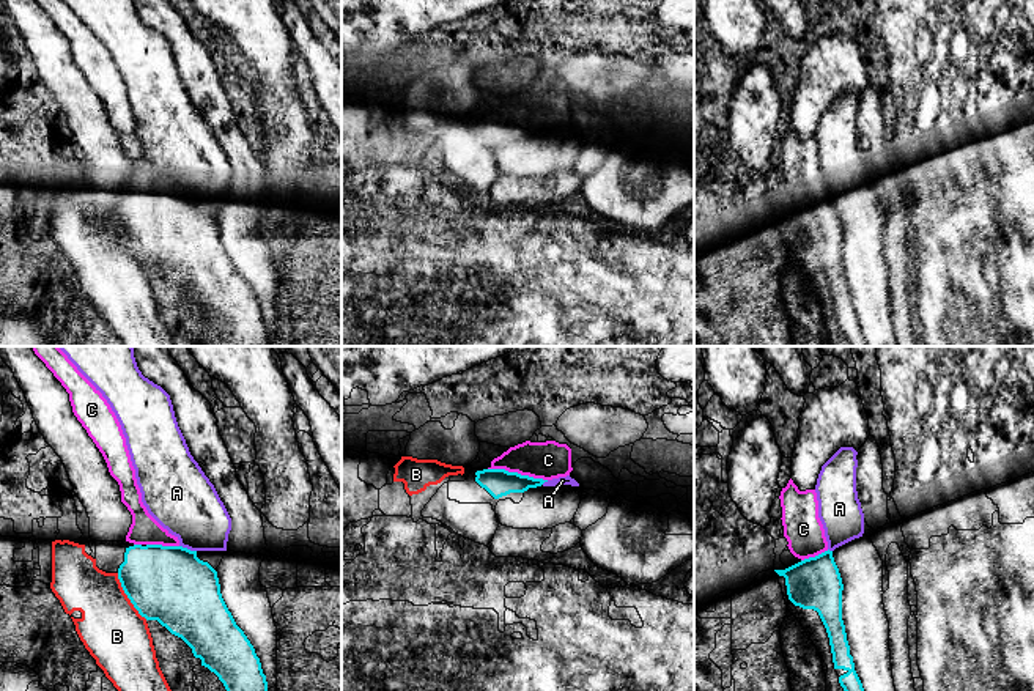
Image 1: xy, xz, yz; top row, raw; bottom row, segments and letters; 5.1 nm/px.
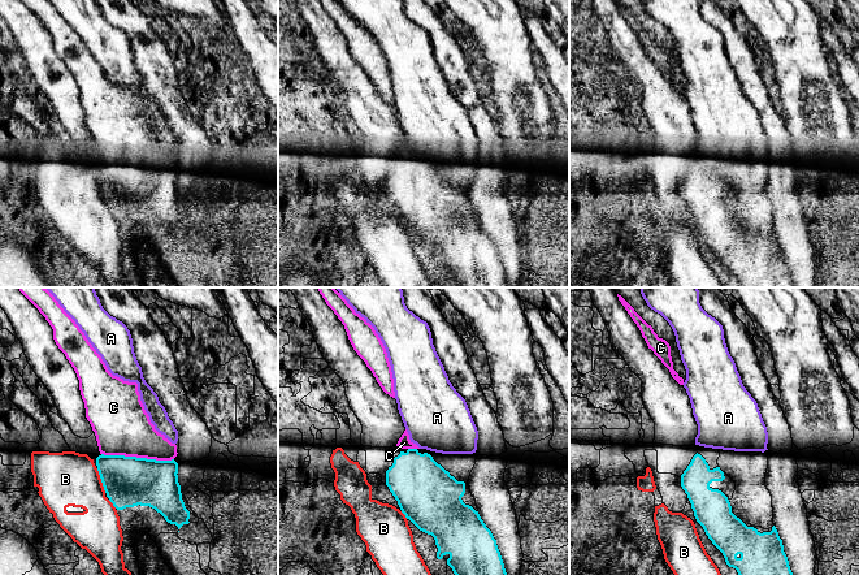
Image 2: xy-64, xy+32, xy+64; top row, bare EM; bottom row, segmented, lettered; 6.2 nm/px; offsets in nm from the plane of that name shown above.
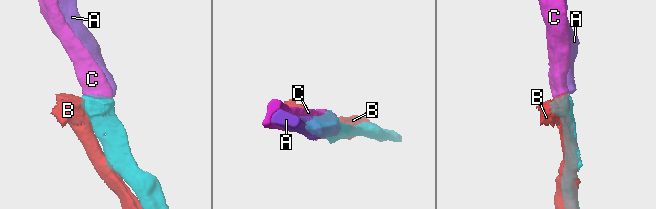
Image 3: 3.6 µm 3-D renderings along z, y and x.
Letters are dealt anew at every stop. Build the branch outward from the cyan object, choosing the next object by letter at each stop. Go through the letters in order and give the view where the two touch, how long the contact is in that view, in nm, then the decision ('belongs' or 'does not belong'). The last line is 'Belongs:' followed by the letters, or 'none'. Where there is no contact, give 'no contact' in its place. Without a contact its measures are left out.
A: xy | 90 nm | does not belong
B: xy | 280 nm | does not belong
C: xz | 320 nm | belongs
Belongs: C

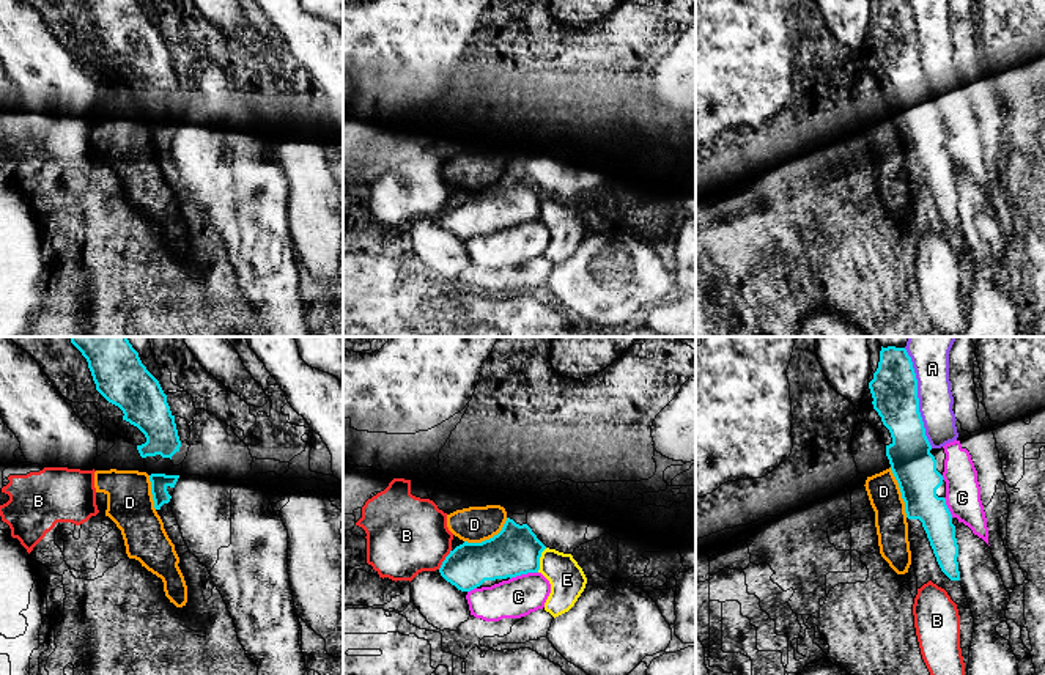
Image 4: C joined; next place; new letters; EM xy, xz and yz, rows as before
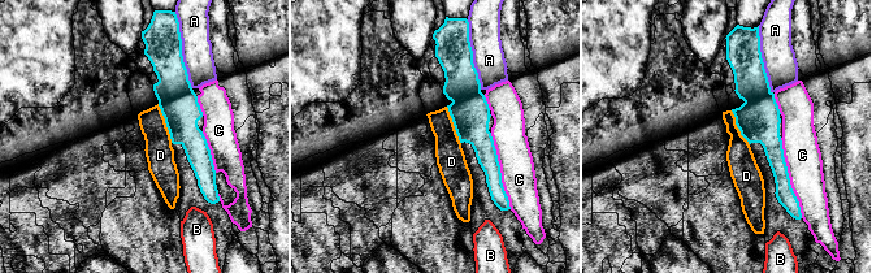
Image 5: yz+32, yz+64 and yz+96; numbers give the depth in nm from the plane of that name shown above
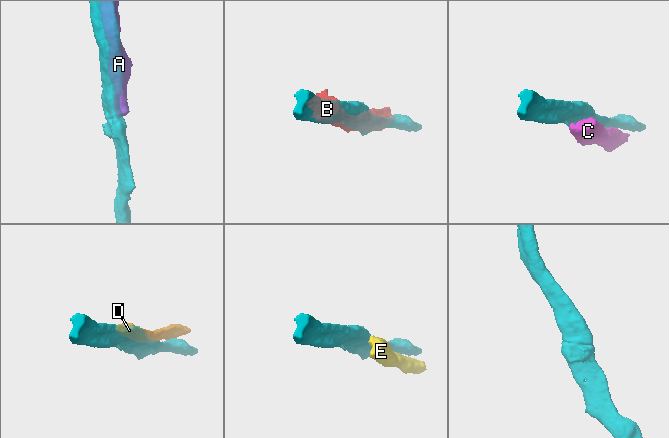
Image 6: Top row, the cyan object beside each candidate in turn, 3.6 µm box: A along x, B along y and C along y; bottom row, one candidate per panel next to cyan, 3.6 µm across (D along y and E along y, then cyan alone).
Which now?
A: yz | 550 nm | does not belong
B: xz | 120 nm | does not belong
C: xz | 150 nm | does not belong
D: yz | 280 nm | does not belong
E: xz | 140 nm | does not belong
Belongs: none

